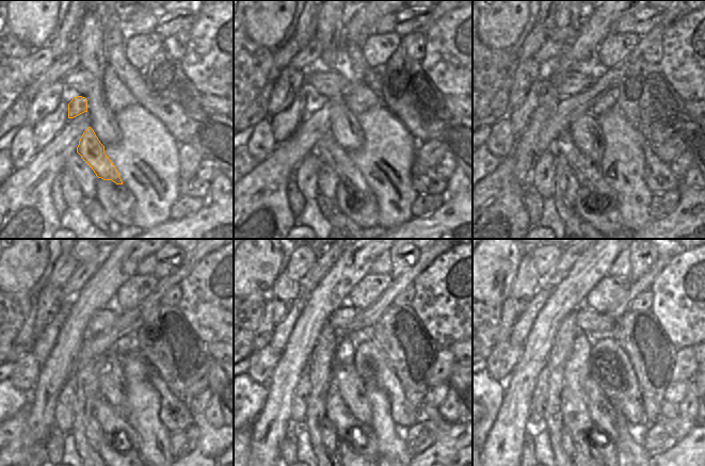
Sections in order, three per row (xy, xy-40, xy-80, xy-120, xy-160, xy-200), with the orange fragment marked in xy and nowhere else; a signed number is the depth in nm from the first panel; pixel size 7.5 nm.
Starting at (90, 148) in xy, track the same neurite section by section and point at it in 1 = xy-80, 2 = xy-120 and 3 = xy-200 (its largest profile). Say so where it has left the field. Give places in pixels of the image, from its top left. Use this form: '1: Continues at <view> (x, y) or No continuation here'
1: Continues at xy-80 (587, 173)
2: Continues at xy-120 (122, 436)
3: Continues at xy-200 (602, 447)

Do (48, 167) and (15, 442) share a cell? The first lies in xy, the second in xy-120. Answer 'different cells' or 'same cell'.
same cell

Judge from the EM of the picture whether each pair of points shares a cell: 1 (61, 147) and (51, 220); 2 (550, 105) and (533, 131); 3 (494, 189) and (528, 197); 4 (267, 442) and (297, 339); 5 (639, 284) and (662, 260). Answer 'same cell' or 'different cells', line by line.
1: same cell
2: same cell
3: different cells
4: same cell
5: same cell

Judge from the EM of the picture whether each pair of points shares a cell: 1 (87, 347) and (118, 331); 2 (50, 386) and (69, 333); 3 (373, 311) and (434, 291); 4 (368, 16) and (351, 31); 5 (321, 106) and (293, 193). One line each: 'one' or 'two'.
1: one
2: one
3: two
4: one
5: two

